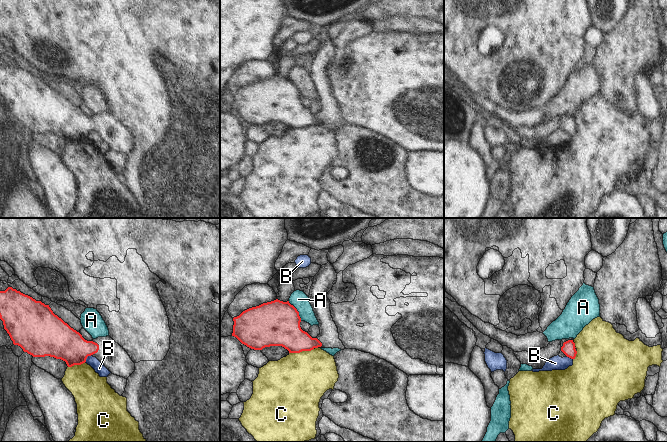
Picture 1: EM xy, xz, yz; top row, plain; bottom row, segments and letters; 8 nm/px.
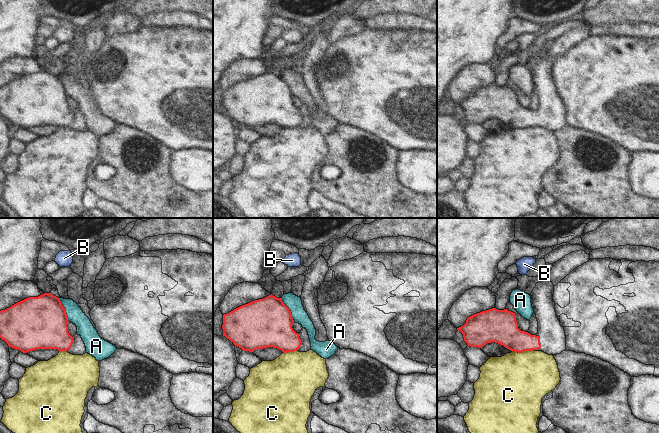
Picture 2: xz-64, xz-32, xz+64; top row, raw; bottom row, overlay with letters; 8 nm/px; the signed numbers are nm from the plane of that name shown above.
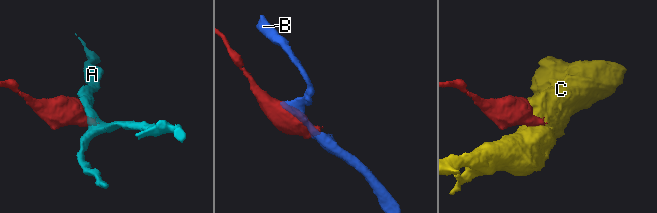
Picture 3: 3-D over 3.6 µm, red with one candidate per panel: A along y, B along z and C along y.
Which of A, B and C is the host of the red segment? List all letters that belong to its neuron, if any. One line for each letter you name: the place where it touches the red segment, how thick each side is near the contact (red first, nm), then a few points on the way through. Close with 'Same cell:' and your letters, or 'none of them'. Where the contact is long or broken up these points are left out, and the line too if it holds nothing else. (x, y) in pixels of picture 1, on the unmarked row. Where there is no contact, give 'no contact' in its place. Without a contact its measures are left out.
Same cell: none of them

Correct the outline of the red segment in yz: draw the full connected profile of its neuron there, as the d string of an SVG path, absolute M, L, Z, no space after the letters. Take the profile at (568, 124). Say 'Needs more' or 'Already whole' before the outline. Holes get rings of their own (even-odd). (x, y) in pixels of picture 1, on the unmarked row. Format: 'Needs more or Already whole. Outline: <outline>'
Needs more. Outline: M562 115L561 117L561 127L559 129L560 133L569 133L575 135L577 130L577 125L575 123L574 116Z

